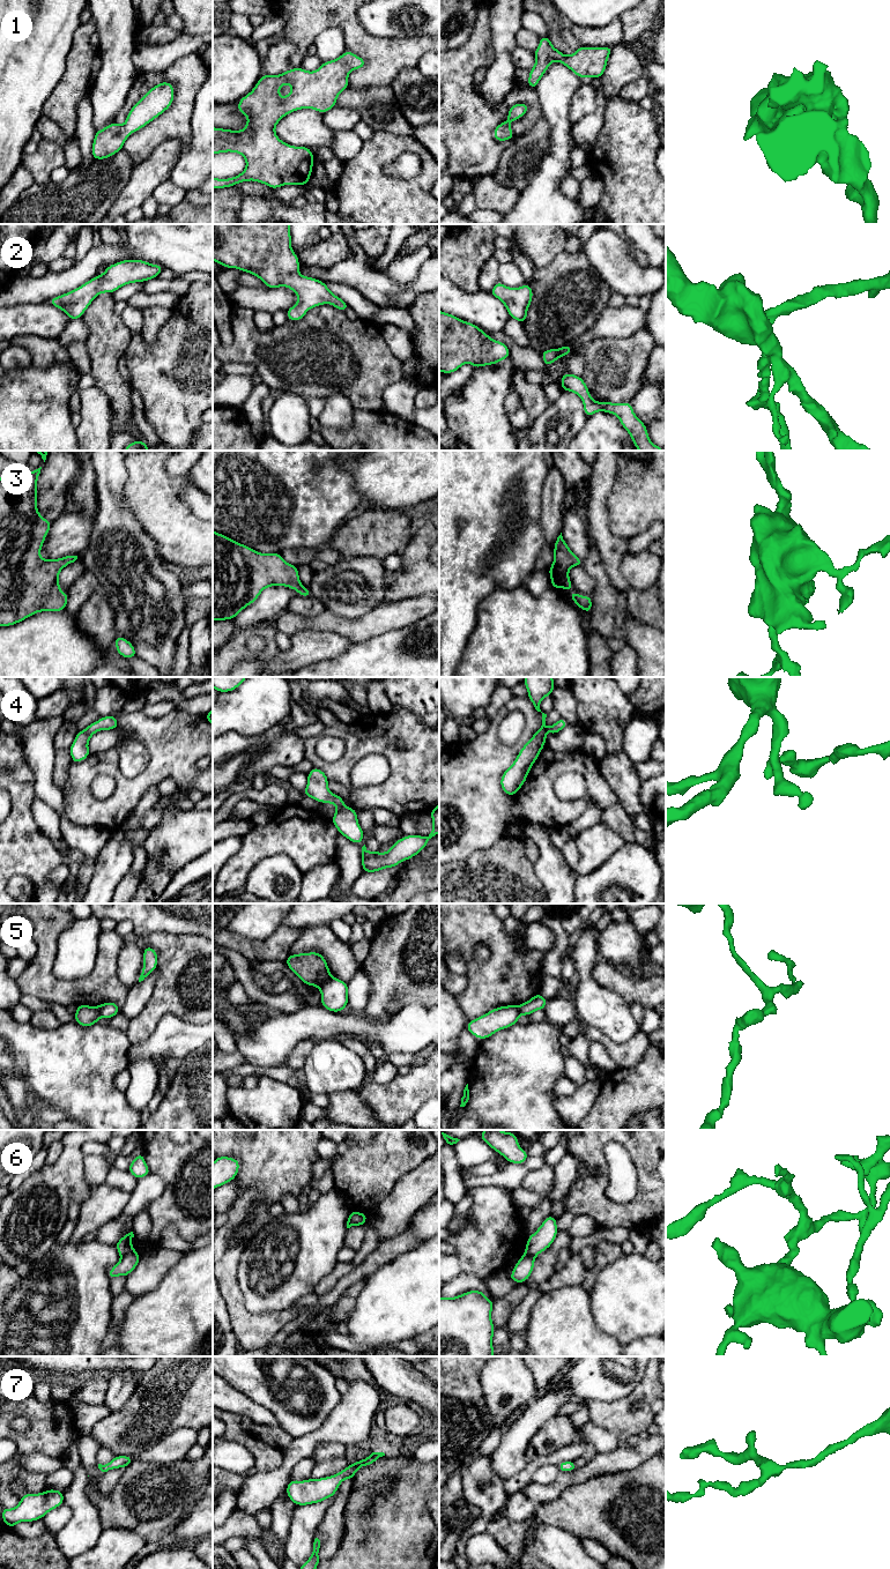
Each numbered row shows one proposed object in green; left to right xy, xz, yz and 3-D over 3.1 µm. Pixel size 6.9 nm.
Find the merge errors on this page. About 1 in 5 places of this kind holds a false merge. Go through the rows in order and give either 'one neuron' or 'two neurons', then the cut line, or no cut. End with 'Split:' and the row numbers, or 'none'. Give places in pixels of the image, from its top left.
1: one neuron; no cut
2: one neuron; no cut
3: one neuron; no cut
4: one neuron; no cut
5: two neurons; cut in xz along (331, 976), (318, 987)
6: two neurons; cut in xy along (134, 1250), (121, 1257)
7: one neuron; no cut
Split: 5, 6

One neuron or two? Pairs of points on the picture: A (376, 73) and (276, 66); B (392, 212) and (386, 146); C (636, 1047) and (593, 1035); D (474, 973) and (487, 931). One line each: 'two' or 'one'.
A: two
B: one
C: one
D: one

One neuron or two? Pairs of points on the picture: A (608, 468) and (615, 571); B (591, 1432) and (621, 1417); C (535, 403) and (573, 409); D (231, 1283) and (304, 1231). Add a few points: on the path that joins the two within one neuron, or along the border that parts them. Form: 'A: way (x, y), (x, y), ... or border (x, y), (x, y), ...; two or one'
A: way (599, 493), (599, 529), (609, 545); one
B: border (590, 1420), (610, 1430), (620, 1440); two
C: border (550, 403), (529, 426); two
D: border (242, 1251), (238, 1258), (238, 1286), (244, 1304); two

